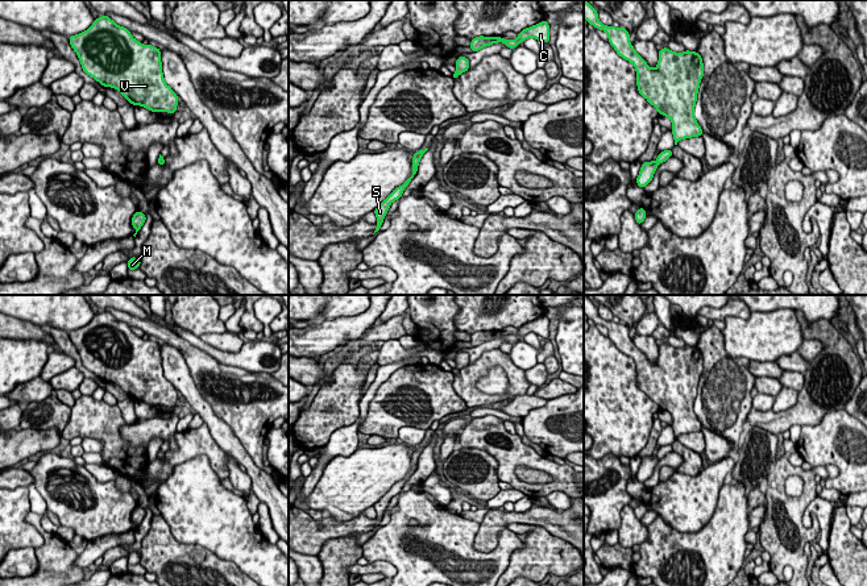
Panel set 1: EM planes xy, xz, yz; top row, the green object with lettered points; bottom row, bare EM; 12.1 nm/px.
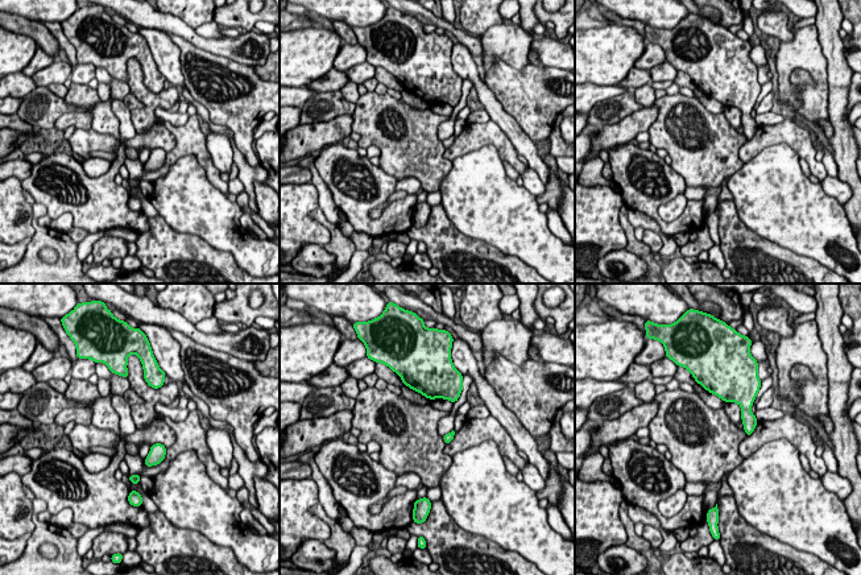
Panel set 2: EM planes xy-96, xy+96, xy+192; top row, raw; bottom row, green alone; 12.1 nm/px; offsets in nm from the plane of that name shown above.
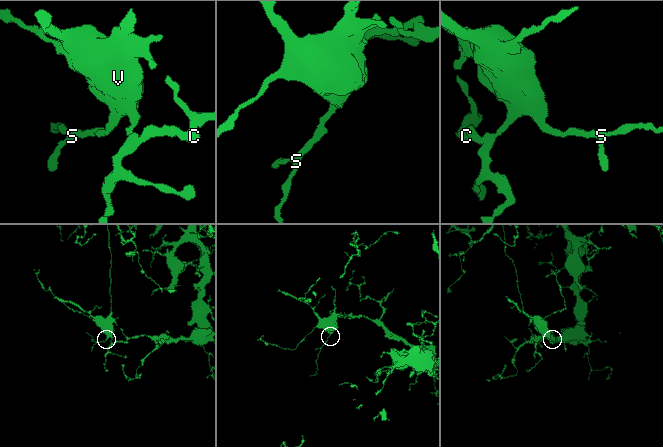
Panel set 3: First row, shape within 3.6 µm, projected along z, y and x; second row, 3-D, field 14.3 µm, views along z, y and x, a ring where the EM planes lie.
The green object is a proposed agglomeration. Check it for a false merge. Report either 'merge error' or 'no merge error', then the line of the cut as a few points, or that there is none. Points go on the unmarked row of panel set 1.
merge error; cut yz (656, 456), (658, 460)

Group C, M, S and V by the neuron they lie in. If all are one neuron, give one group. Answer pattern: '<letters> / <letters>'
C M / S V

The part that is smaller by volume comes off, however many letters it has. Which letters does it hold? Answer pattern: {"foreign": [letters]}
{"foreign": ["S", "V"]}

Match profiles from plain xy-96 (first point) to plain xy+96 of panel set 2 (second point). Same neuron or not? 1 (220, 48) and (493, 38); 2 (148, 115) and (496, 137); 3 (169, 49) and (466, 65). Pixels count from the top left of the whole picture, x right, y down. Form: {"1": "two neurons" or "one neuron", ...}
{"1": "two neurons", "2": "one neuron", "3": "one neuron"}

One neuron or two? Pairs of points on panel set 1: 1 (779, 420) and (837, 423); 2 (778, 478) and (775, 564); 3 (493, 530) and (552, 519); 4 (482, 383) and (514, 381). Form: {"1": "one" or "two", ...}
{"1": "two", "2": "one", "3": "one", "4": "two"}

